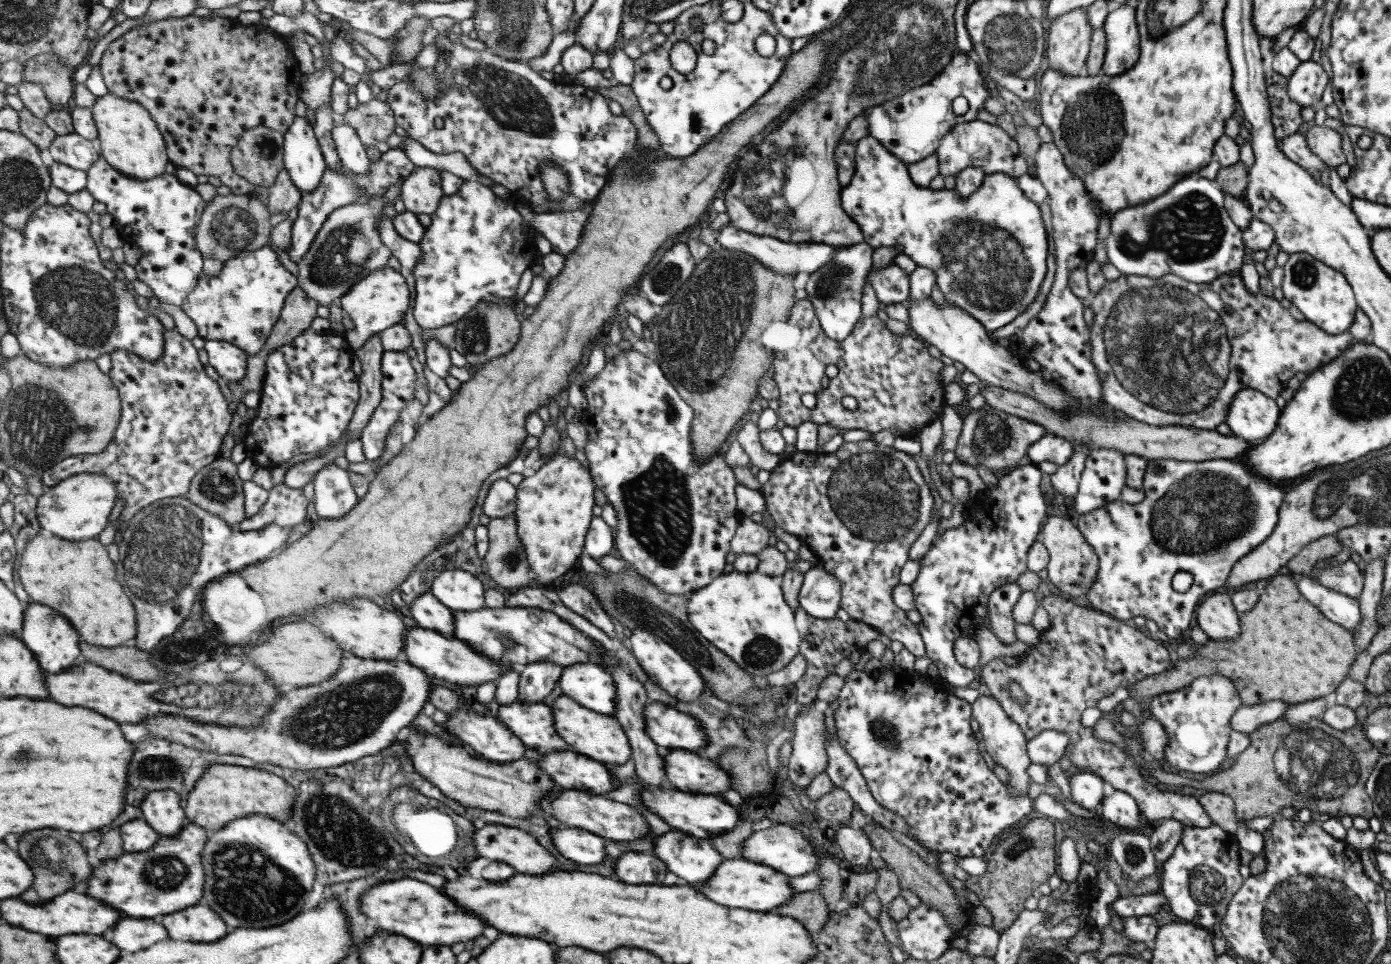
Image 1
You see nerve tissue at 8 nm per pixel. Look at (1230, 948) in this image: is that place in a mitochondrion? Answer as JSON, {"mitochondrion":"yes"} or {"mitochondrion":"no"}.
{"mitochondrion":"no"}

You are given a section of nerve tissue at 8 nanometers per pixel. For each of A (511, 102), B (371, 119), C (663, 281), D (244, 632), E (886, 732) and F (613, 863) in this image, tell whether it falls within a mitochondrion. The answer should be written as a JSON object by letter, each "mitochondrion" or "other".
{"A":"mitochondrion","B":"mitochondrion","C":"mitochondrion","D":"other","E":"mitochondrion","F":"other"}

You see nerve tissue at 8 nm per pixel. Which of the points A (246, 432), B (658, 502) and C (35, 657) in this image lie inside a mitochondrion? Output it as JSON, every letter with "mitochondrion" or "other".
{"A":"other","B":"mitochondrion","C":"other"}

